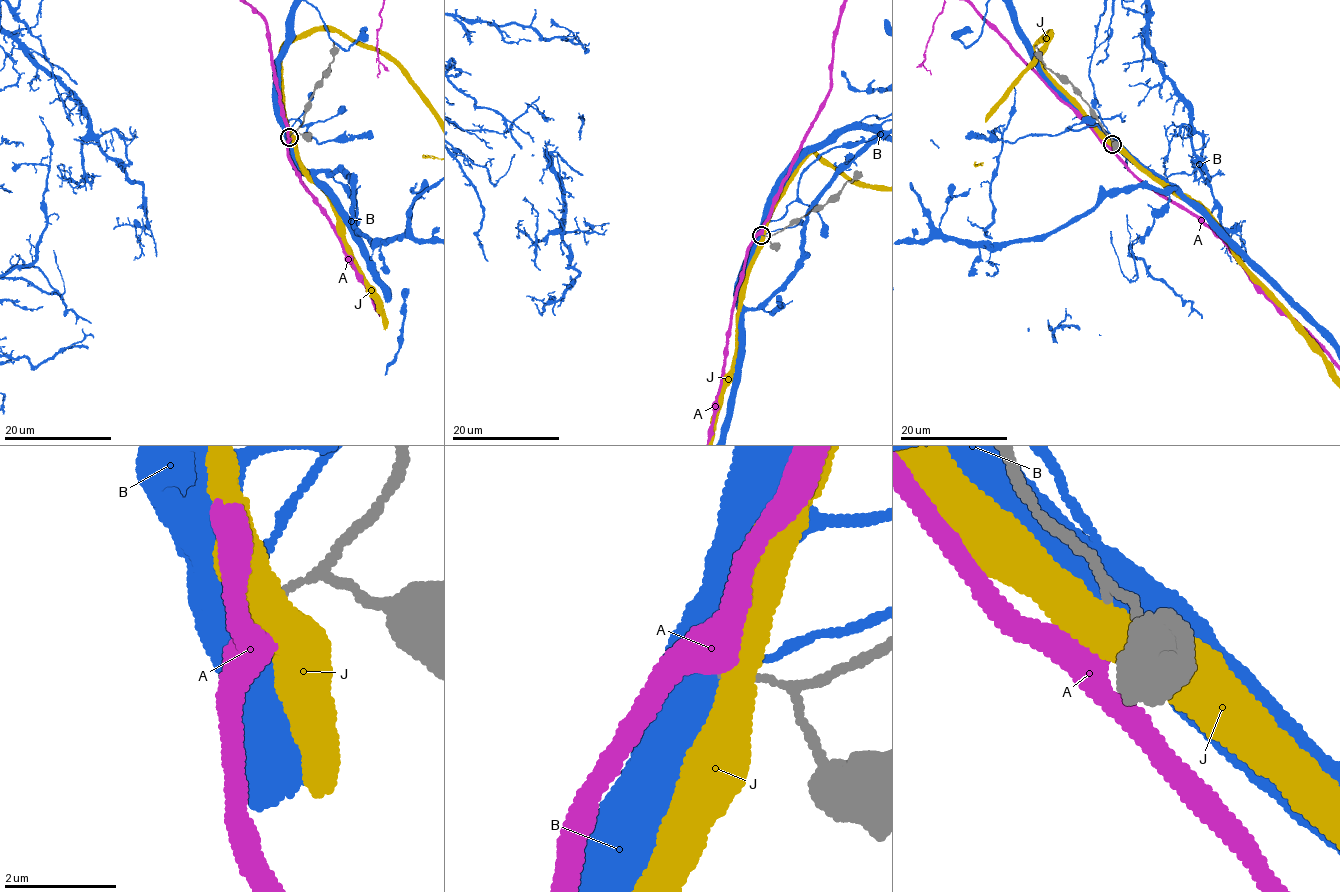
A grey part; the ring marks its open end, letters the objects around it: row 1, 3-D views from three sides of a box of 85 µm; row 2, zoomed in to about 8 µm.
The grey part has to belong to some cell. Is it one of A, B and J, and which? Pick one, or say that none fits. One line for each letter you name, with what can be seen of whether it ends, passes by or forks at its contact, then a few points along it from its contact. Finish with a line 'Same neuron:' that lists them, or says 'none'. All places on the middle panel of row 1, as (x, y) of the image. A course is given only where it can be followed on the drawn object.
Same neuron: none

